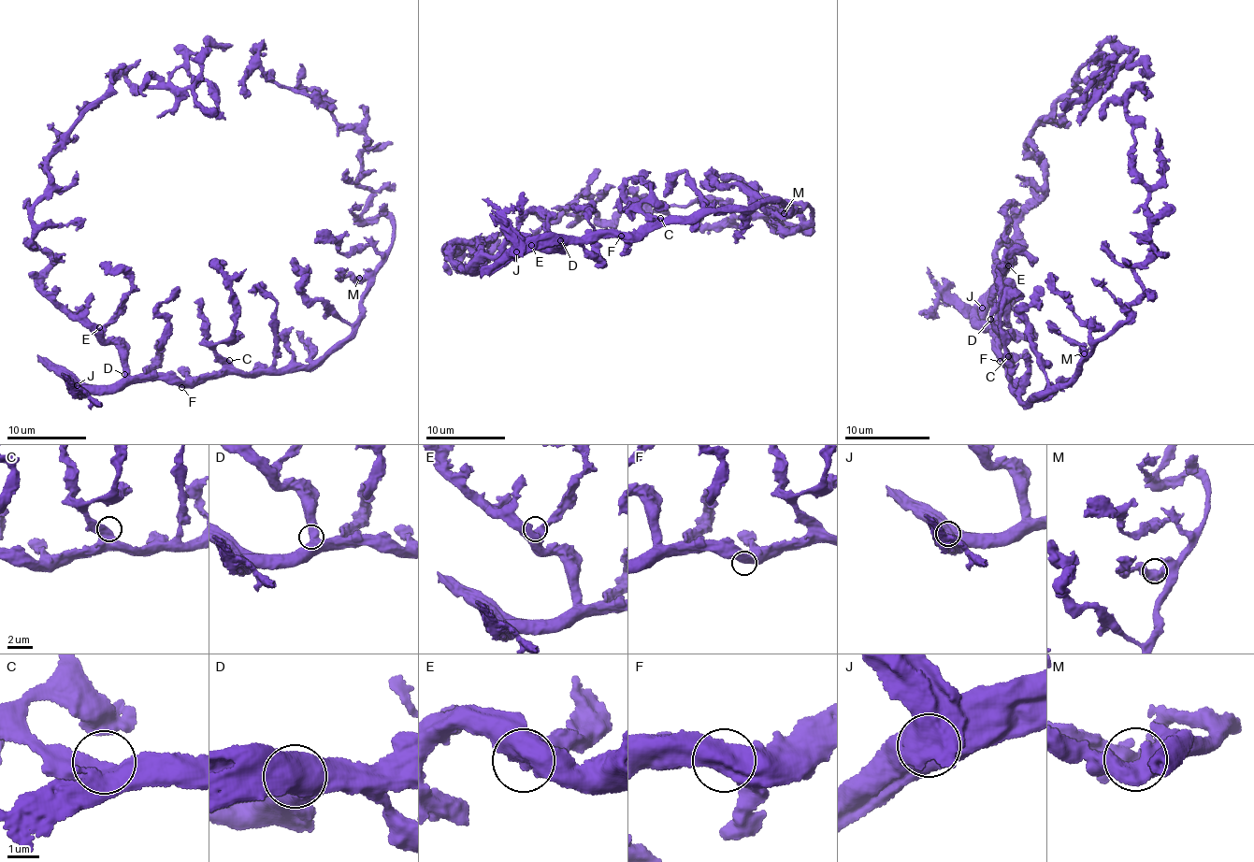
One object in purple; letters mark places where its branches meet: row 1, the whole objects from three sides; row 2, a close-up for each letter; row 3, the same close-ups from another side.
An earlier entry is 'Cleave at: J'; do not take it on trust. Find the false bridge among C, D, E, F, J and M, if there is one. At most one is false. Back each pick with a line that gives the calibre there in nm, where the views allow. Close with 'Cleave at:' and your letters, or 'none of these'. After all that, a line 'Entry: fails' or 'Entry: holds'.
Cleave at: none of these
Entry: fails

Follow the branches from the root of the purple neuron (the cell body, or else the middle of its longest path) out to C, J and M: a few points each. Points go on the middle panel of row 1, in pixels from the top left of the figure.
C: (621, 235), (646, 233), (660, 218)
J: (621, 235), (524, 247), (516, 251)
M: (621, 235), (700, 220), (708, 213), (750, 208), (773, 199), (792, 213), (789, 209), (784, 213)

